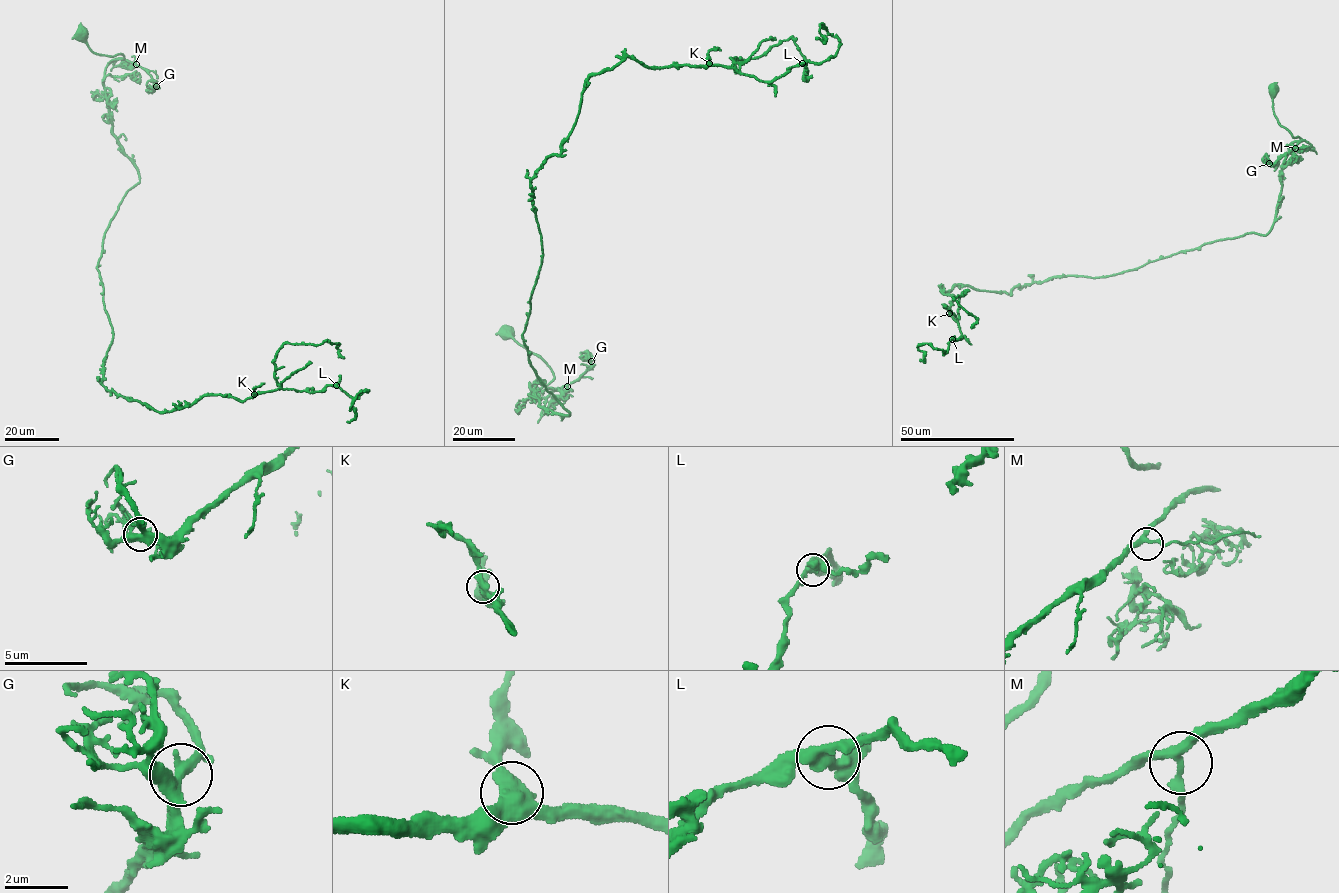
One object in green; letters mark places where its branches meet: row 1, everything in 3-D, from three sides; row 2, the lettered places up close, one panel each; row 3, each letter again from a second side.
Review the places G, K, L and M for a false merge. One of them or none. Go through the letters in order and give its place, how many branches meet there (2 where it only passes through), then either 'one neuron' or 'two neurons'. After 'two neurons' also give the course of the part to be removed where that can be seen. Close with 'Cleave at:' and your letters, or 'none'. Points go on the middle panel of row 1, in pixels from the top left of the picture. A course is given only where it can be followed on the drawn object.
G: place (591, 361); branches 3; one neuron
K: place (709, 63); branches 3; one neuron
L: place (802, 63); branches 3; one neuron
M: place (567, 386); branches 3; one neuron
Cleave at: none

